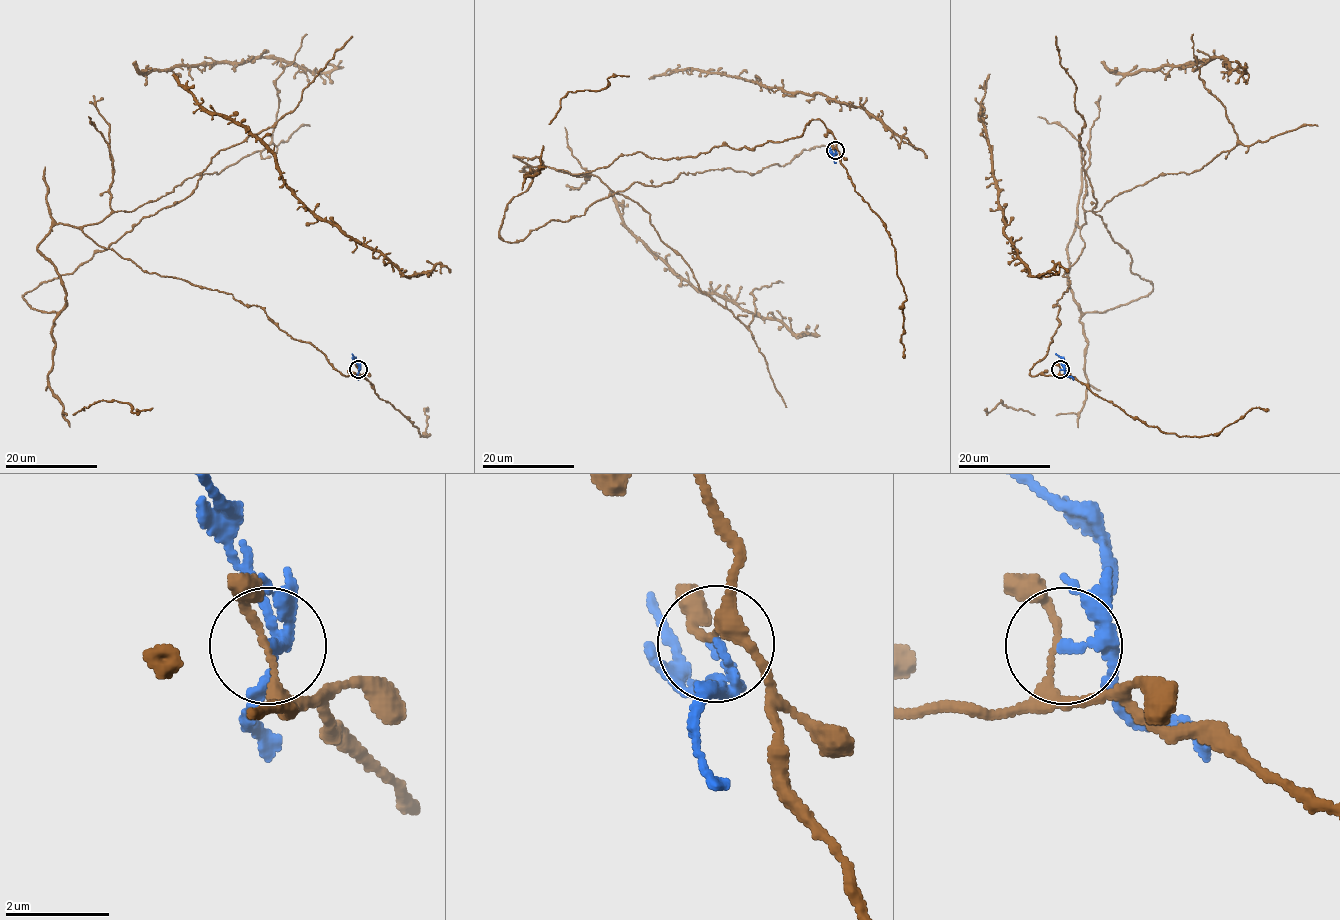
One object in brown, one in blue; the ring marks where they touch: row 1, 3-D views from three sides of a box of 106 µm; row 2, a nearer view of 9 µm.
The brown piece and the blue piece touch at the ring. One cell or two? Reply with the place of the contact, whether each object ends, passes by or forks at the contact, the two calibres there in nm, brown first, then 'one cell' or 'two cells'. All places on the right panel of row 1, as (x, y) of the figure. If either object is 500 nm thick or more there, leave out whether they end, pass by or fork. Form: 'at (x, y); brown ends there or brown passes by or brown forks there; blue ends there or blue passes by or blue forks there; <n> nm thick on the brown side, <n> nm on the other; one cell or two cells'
at (1060, 369); brown passes by; blue passes by; 130 nm thick on the brown side, 120 nm on the other; two cells

